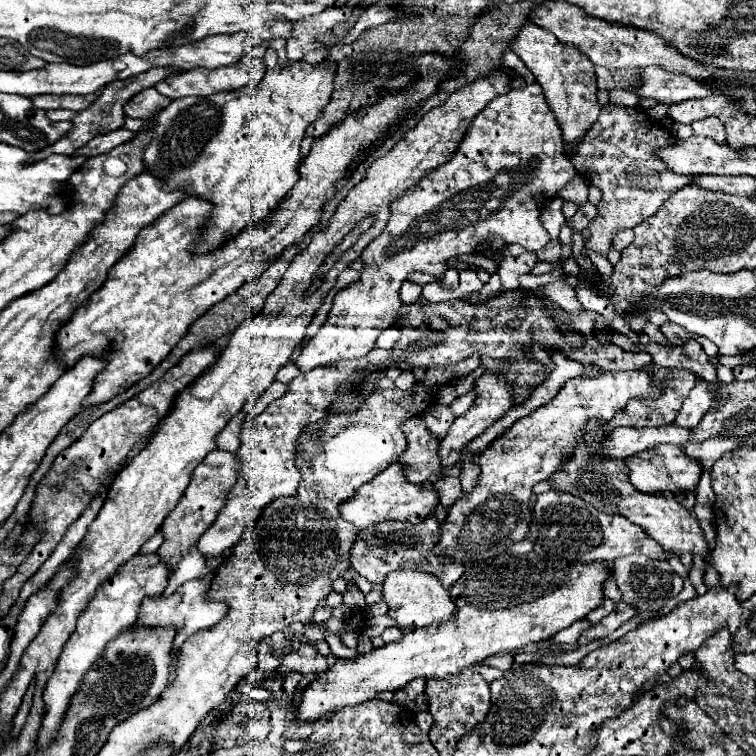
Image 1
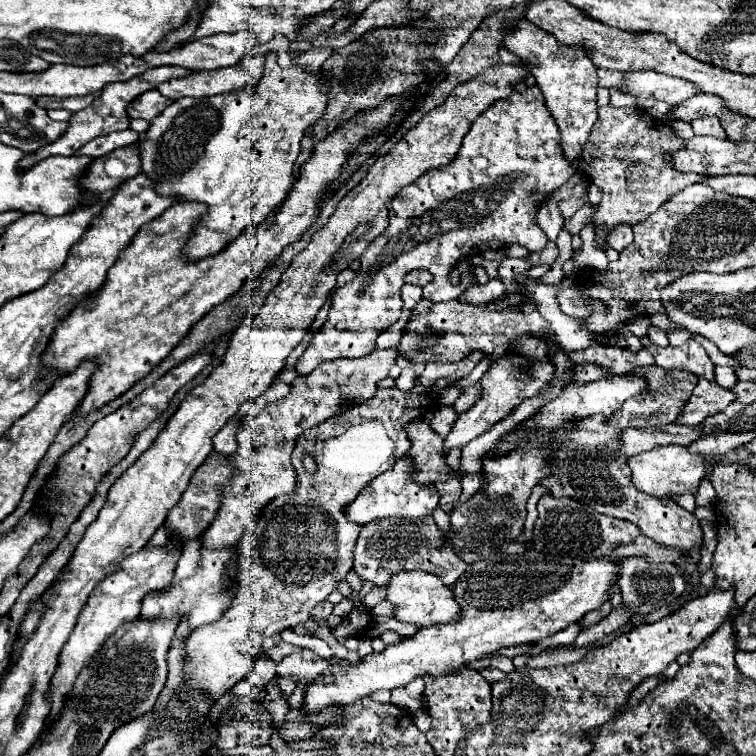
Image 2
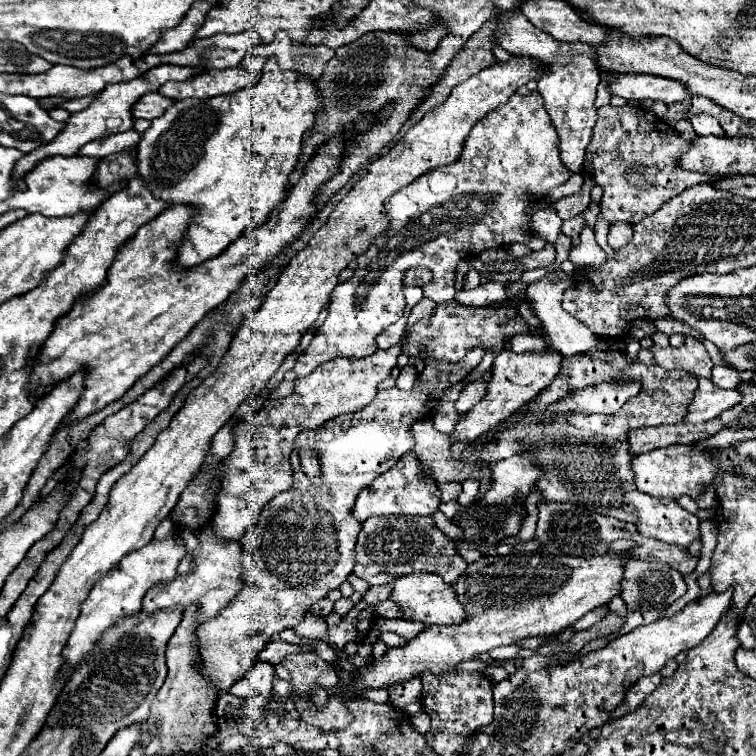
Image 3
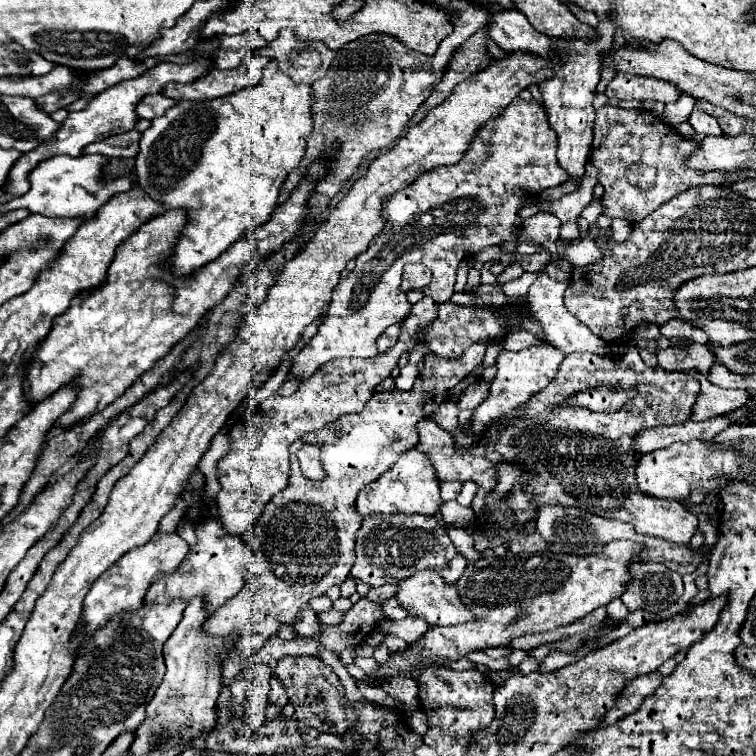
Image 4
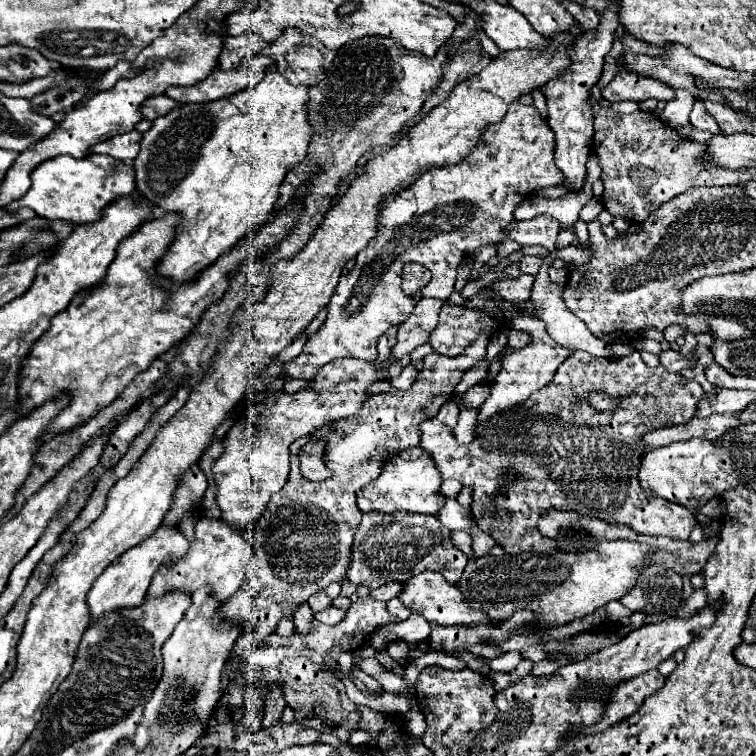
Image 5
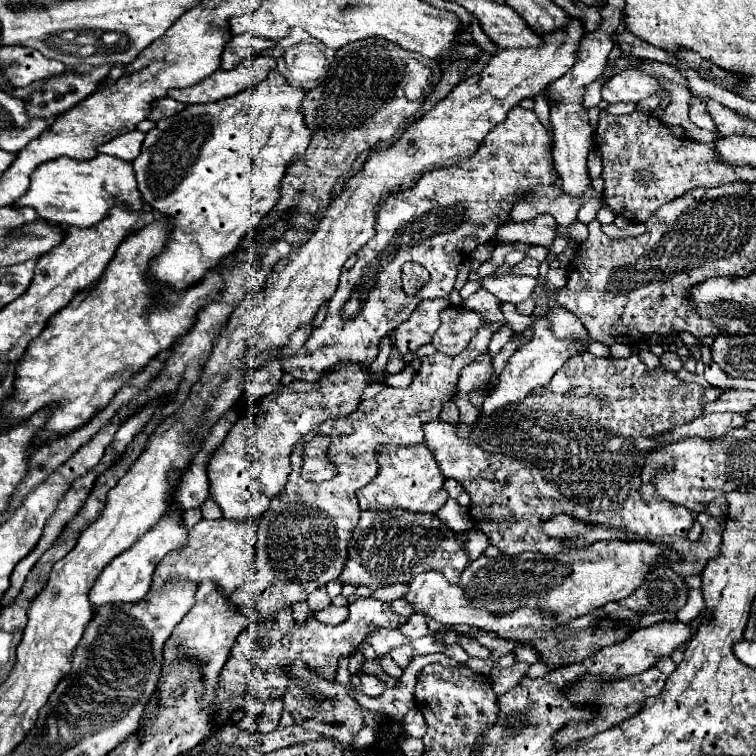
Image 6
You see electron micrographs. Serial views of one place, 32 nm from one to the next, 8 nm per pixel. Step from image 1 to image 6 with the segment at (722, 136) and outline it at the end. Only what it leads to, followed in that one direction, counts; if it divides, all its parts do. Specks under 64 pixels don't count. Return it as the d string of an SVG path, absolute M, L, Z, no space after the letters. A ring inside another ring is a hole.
M694 98L694 100L692 100L690 120L692 120L698 128L704 128L704 130L712 130L712 132L716 132L716 124L714 124L714 120L708 116L706 104L704 104L700 98Z

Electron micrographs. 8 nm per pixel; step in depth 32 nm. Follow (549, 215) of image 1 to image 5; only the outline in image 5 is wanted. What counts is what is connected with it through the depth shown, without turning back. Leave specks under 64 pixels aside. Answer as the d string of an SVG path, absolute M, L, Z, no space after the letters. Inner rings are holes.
M538 214L532 220L516 222L508 228L508 236L518 244L540 244L550 254L556 254L556 236L560 232L560 222L548 214Z

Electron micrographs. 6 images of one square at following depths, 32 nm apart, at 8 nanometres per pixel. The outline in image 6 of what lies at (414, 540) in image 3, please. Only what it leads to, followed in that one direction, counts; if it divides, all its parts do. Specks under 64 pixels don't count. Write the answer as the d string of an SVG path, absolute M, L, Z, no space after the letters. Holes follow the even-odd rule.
M362 510L360 522L354 528L352 542L348 546L348 564L338 580L342 584L368 586L370 590L376 590L388 584L410 582L412 570L438 570L448 578L448 582L458 584L466 564L468 556L456 542L454 532L444 526L436 514L416 514L404 510Z

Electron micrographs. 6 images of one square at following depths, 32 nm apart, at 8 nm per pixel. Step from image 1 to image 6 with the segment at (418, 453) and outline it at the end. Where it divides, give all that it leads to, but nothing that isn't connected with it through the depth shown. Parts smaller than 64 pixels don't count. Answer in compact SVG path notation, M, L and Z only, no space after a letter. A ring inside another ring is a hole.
M578 352L546 386L536 388L526 400L500 408L492 416L478 418L470 440L460 440L452 424L432 420L424 424L424 446L436 456L444 478L454 478L466 488L472 498L470 514L476 528L480 528L502 554L514 556L530 550L552 556L560 552L558 538L546 536L540 528L542 520L560 512L592 524L628 528L636 538L686 538L694 524L692 512L668 504L650 484L642 484L640 470L648 452L656 446L650 440L652 434L694 420L702 412L702 404L716 400L720 392L722 388L702 388L700 392L700 384L684 382L664 366L648 368L638 354L628 358L596 358L590 352ZM600 398L608 400L606 406L598 406L596 400Z

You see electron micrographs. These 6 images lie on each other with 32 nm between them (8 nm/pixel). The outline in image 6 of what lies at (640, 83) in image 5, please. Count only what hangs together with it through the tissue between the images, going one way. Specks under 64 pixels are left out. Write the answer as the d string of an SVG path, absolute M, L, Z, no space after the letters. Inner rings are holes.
M636 68L620 70L602 86L602 100L606 102L640 102L644 98L658 96L662 100L670 100L670 92L664 90L656 78L642 74Z

